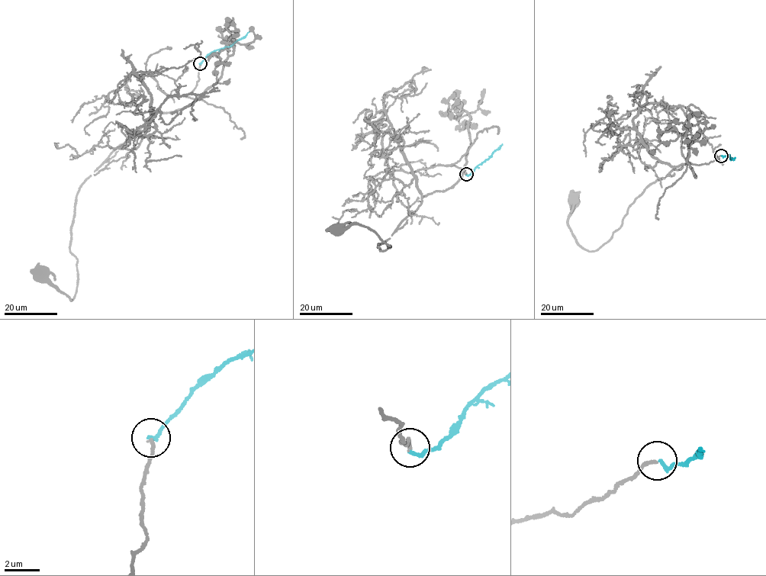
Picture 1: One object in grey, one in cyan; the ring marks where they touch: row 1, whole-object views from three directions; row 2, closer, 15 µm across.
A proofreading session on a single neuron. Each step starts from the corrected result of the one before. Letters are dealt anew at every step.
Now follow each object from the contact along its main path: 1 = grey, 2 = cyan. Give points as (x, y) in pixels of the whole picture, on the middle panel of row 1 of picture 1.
1: (466, 174), (391, 172), (388, 131), (422, 203), (381, 251), (391, 246), (374, 231), (338, 229)
2: (466, 174), (470, 175), (479, 164), (490, 157), (502, 143)

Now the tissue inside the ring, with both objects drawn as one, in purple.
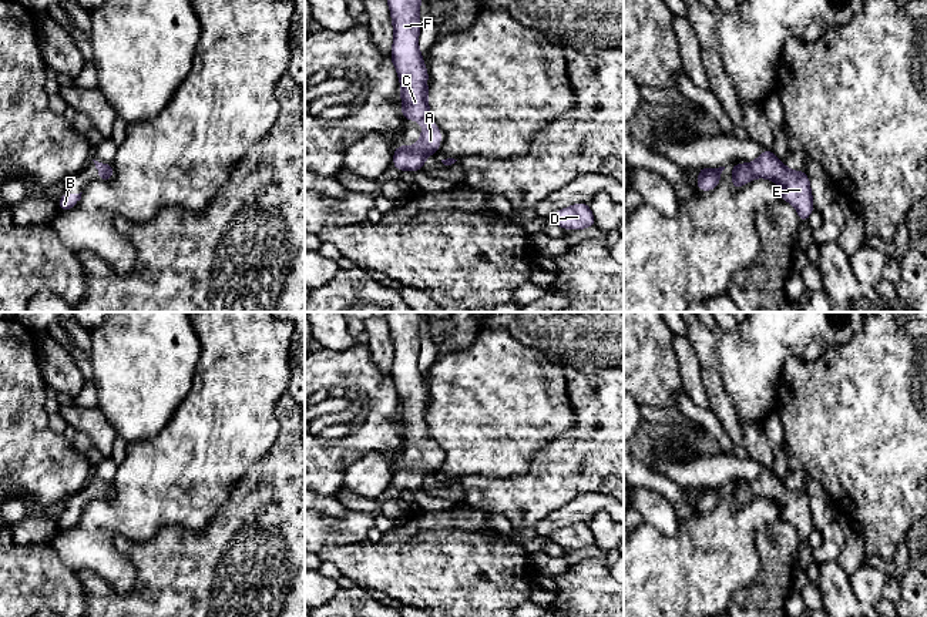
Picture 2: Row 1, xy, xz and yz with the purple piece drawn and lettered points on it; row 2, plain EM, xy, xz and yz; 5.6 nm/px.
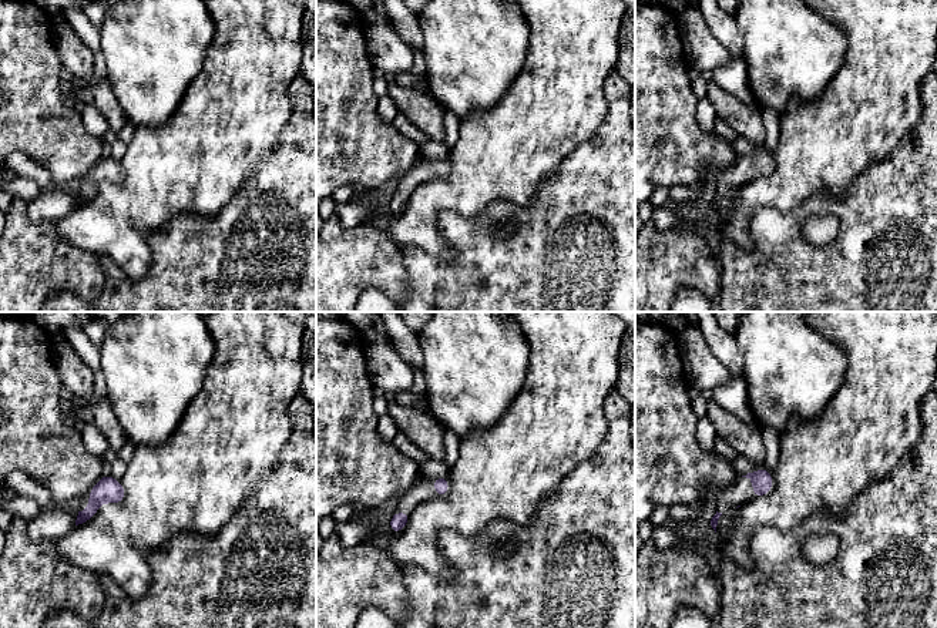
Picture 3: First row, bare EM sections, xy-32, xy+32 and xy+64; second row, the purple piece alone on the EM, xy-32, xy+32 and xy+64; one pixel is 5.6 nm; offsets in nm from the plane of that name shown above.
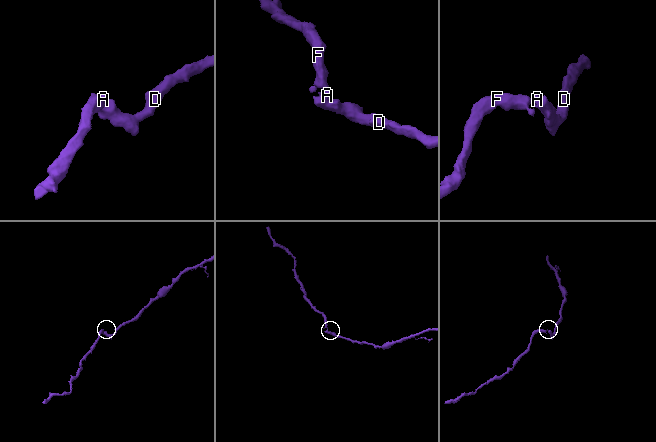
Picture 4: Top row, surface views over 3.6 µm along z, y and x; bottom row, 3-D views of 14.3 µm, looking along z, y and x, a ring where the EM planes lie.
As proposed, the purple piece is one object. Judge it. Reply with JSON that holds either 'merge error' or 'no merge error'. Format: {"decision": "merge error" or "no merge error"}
{"decision": "no merge error"}

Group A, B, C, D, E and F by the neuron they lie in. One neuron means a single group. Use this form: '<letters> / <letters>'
A B C D E F

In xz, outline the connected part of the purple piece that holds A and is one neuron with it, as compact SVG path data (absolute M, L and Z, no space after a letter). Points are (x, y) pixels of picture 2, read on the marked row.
M386 0L390 7L390 17L393 21L393 47L390 60L399 74L400 95L402 95L402 117L404 120L414 120L423 125L423 133L419 141L412 145L396 145L393 155L393 167L399 171L420 171L424 167L424 160L436 154L440 148L441 131L436 123L430 118L429 107L429 88L427 77L429 70L424 66L423 54L419 50L419 33L420 33L420 3L421 0Z

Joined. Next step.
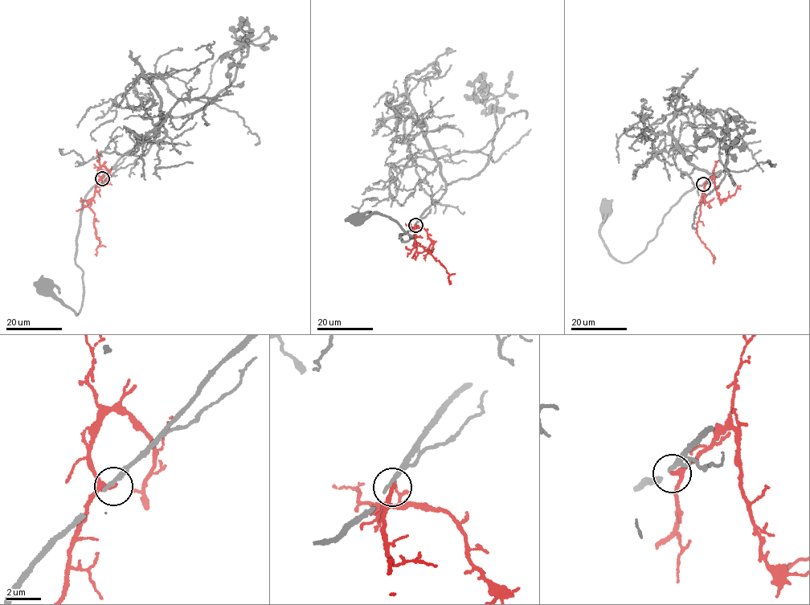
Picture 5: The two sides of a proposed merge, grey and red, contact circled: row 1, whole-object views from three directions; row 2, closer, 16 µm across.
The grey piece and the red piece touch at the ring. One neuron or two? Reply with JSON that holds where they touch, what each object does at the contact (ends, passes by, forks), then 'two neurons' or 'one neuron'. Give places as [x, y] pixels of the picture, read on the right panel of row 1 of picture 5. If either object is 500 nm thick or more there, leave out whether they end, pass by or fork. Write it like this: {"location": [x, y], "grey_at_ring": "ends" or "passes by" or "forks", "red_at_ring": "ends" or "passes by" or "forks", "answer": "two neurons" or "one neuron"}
{"location": [703, 184], "grey_at_ring": "ends", "red_at_ring": "ends", "answer": "two neurons"}

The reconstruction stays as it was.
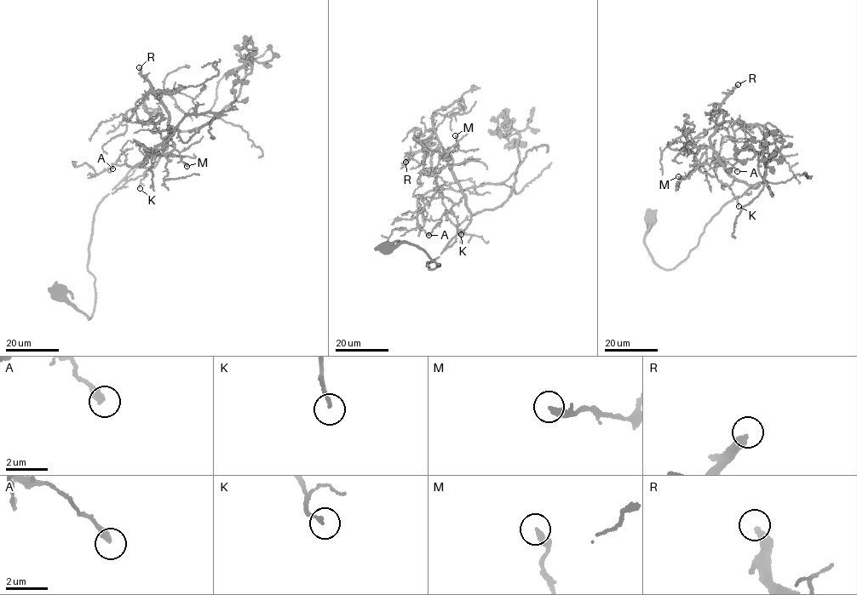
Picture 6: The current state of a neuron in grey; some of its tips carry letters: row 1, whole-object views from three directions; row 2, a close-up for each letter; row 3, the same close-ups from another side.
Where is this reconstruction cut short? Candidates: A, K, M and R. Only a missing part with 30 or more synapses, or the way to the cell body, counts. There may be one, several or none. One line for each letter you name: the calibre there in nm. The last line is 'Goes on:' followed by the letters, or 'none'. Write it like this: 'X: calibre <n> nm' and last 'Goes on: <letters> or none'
R: calibre 360 nm
Goes on: R

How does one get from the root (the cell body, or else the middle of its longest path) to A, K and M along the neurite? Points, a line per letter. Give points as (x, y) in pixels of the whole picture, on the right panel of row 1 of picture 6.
A: (650, 220), (648, 253), (674, 268), (724, 204), (757, 187), (727, 185), (713, 168), (721, 157), (737, 171)
K: (650, 220), (647, 249), (669, 270), (697, 247), (724, 204), (759, 184), (726, 185), (739, 206)
M: (650, 220), (647, 249), (669, 270), (697, 247), (724, 204), (759, 185), (740, 181), (717, 161), (678, 176)

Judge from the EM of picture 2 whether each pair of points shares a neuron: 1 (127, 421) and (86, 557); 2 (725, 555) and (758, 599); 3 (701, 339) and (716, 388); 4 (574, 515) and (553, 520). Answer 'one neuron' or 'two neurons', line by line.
1: two neurons
2: two neurons
3: one neuron
4: one neuron

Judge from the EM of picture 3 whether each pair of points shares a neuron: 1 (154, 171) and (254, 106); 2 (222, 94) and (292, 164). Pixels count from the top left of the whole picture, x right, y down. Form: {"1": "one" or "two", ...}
{"1": "one", "2": "two"}

